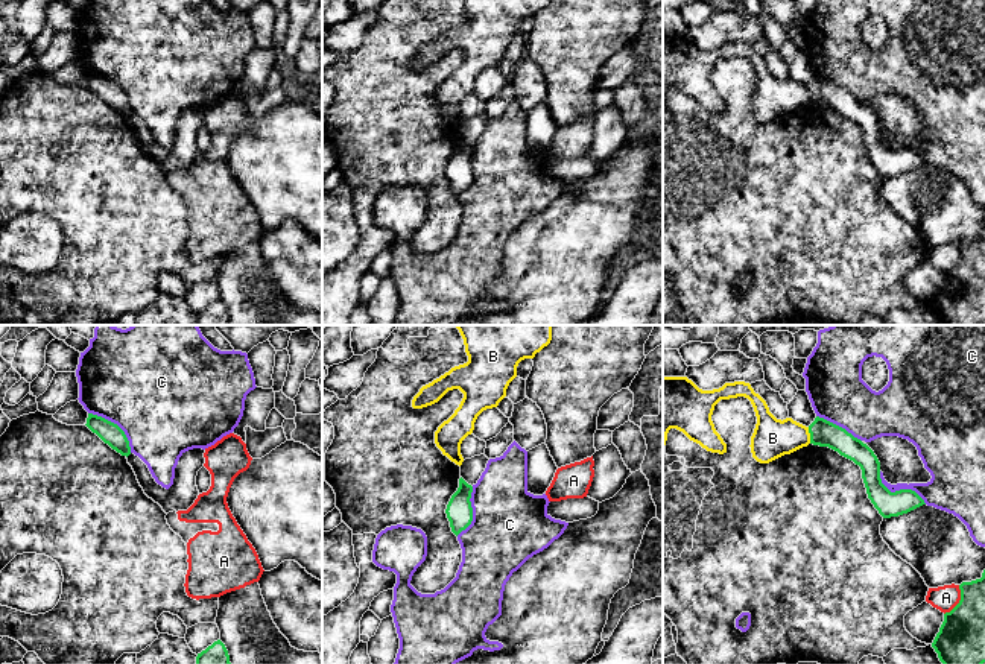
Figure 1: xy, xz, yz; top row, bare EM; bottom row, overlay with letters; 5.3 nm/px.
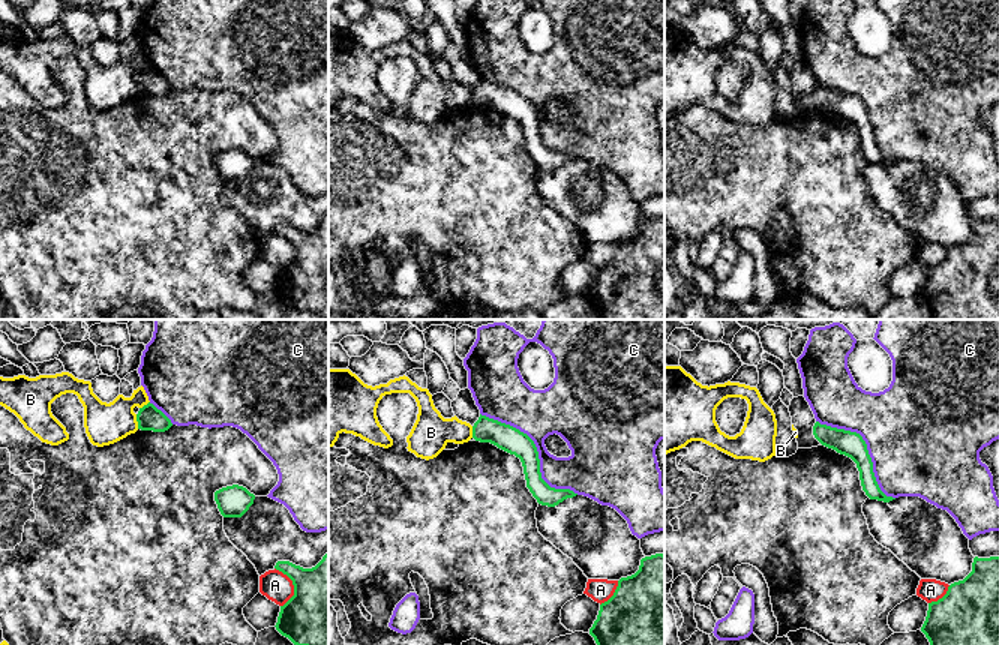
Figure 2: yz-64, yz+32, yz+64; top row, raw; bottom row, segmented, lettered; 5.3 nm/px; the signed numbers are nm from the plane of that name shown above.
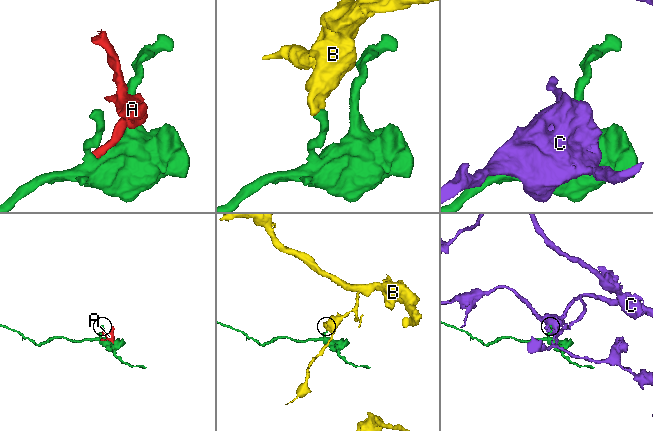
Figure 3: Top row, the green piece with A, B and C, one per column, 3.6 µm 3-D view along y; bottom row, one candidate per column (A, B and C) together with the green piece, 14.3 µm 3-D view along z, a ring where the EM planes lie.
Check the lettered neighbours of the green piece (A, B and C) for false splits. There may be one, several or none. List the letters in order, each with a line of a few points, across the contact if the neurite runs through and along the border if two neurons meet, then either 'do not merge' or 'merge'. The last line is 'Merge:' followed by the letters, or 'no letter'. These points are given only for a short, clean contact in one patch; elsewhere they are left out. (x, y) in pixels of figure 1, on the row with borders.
A: do not merge
B: yz (807, 427), (810, 442) | do not merge
C: do not merge
Merge: no letter

